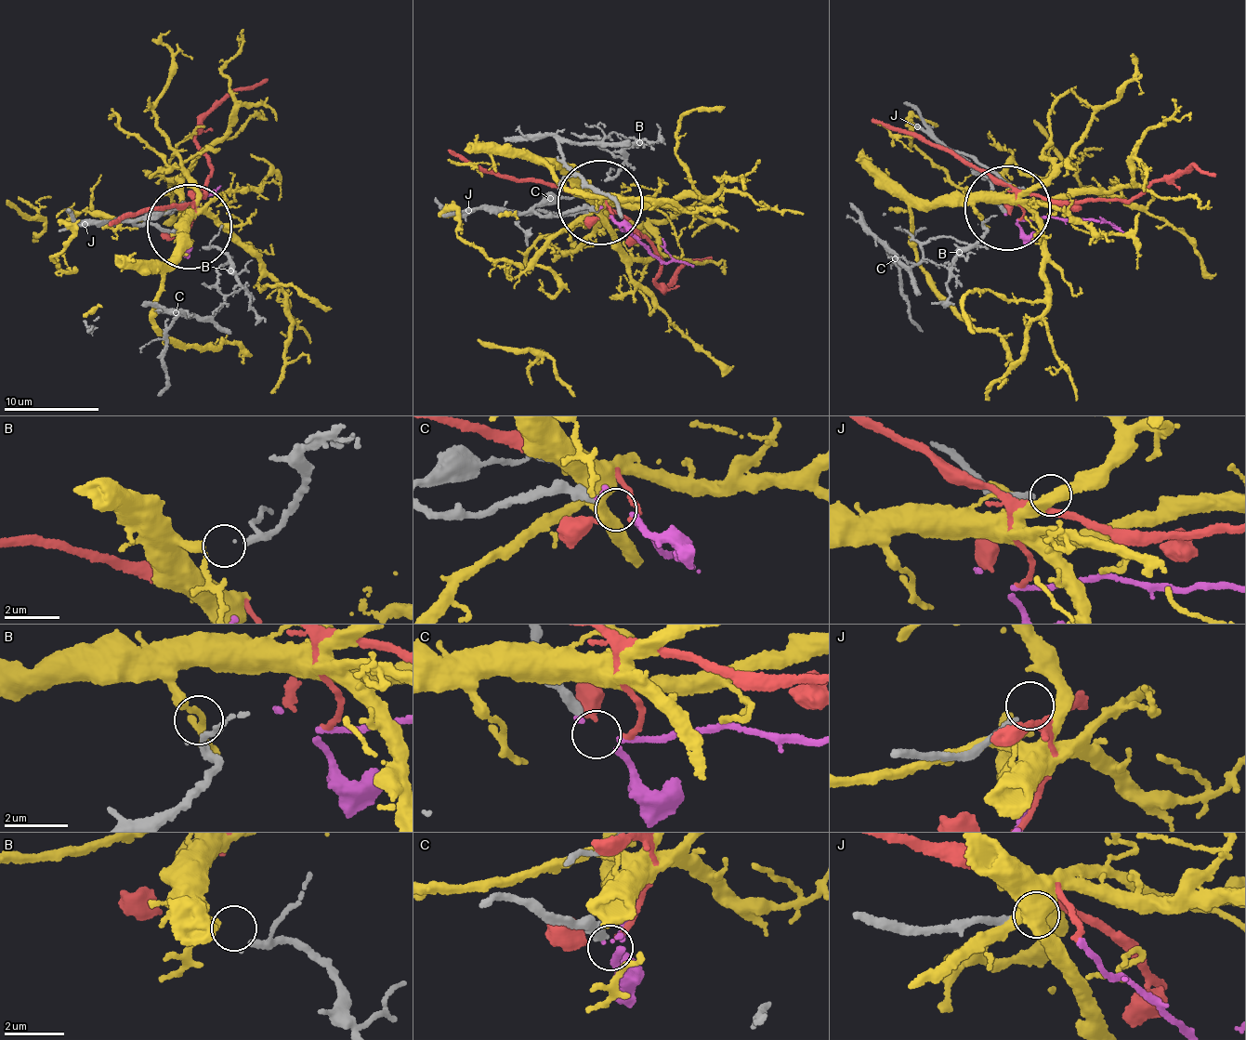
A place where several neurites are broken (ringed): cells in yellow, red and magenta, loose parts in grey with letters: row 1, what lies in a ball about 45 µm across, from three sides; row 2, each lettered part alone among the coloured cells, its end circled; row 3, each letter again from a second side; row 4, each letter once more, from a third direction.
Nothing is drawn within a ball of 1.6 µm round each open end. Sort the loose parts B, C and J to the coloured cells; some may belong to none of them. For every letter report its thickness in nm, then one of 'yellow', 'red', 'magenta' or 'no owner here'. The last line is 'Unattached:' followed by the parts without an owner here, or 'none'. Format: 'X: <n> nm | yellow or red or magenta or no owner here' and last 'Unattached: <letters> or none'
B: 190 nm | yellow
C: 360 nm | magenta
J: 200 nm | no owner here
Unattached: J

